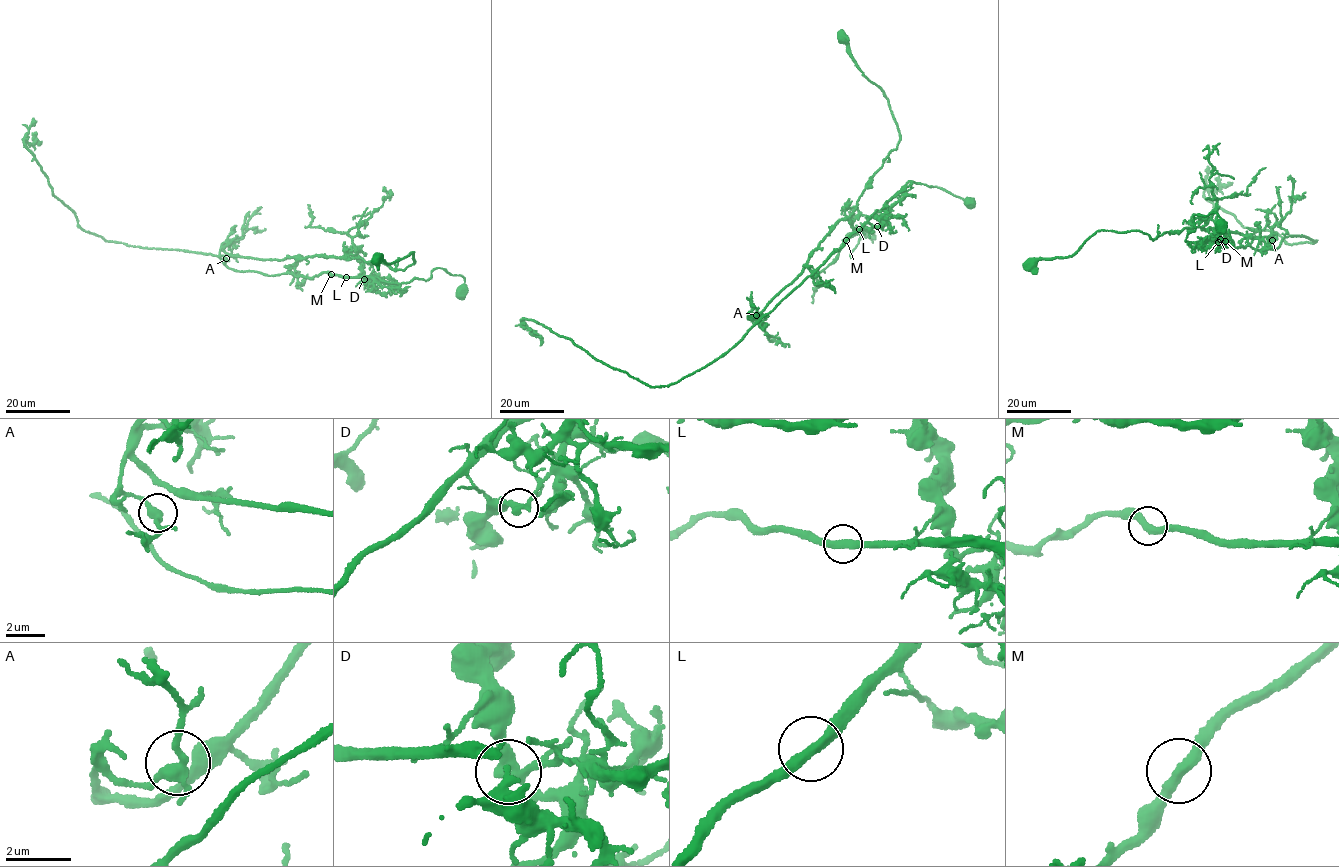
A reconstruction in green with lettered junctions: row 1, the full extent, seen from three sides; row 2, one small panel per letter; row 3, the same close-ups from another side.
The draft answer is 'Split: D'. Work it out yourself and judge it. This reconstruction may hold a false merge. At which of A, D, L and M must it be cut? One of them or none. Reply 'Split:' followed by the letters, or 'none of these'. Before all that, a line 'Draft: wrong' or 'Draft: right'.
Draft: right
Split: D

